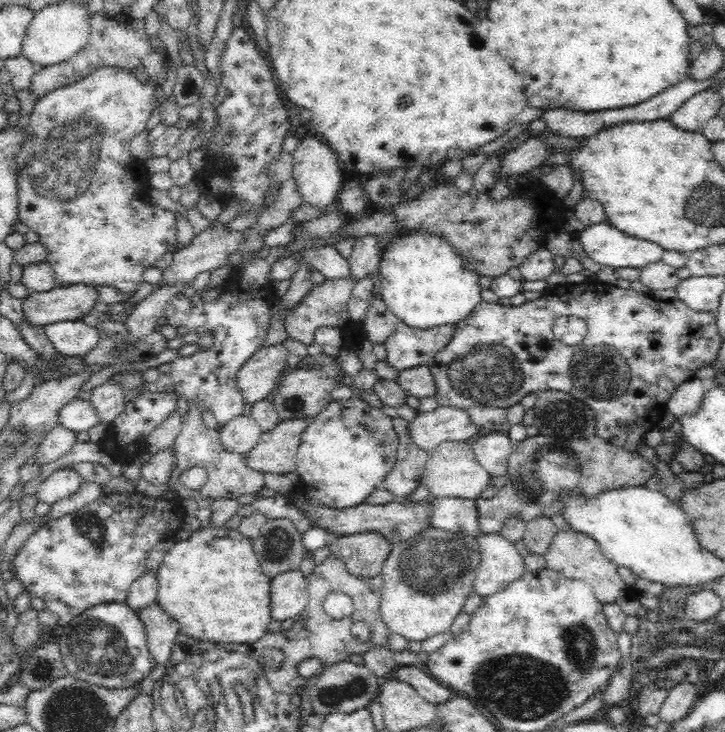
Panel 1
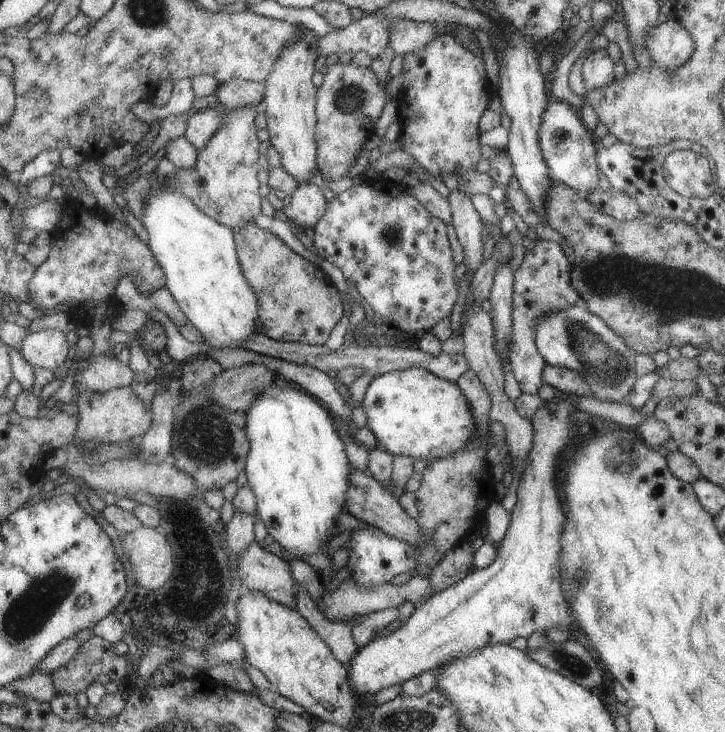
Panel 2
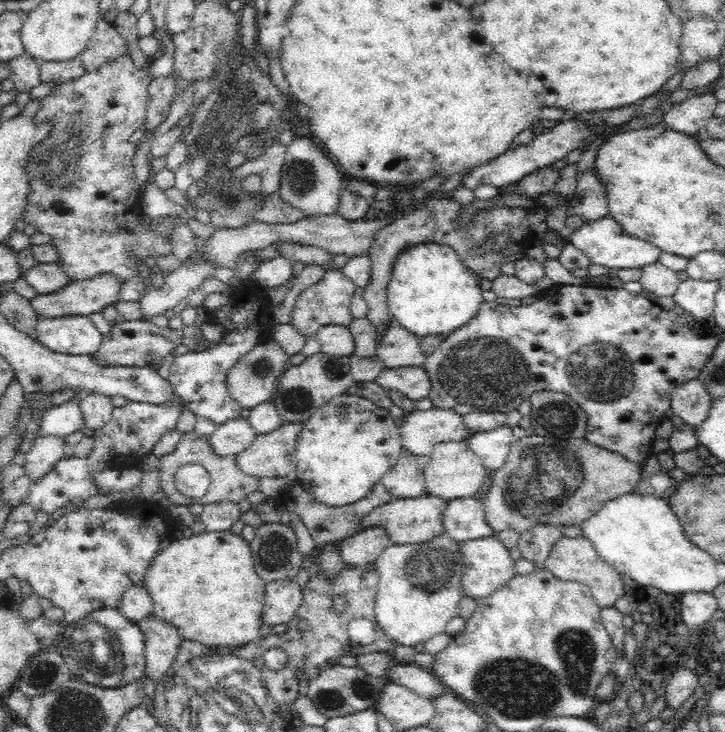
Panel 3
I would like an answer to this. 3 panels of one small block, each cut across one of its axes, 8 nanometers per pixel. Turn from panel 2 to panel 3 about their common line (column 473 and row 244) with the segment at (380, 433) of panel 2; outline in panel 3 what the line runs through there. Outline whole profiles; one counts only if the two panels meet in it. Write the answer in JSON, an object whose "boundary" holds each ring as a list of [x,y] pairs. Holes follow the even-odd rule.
{"boundary":[[[431,242],[412,245],[404,249],[394,261],[392,279],[387,289],[390,317],[397,326],[408,330],[416,337],[444,337],[466,325],[480,312],[483,300],[480,277],[464,267],[459,256],[448,246]]]}

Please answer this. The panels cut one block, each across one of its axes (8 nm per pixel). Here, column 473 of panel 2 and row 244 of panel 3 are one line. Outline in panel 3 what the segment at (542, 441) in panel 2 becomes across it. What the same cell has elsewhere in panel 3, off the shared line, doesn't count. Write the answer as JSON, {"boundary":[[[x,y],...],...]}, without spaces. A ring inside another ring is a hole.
{"boundary":[[[605,217],[586,221],[575,231],[565,235],[566,242],[572,244],[576,250],[580,250],[587,259],[587,264],[603,266],[613,271],[618,269],[644,268],[648,264],[654,264],[661,250],[648,241],[630,236],[612,217]]]}

